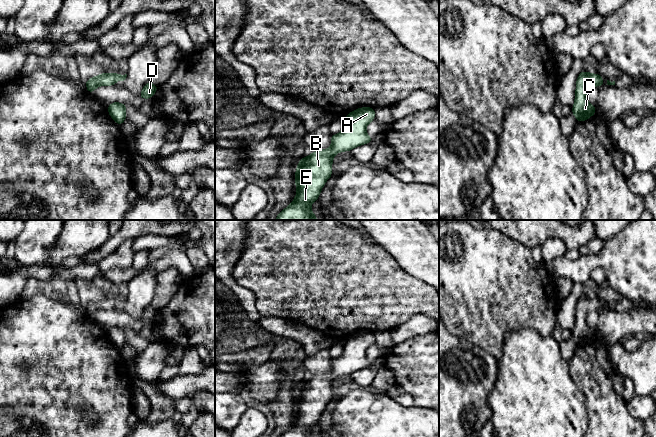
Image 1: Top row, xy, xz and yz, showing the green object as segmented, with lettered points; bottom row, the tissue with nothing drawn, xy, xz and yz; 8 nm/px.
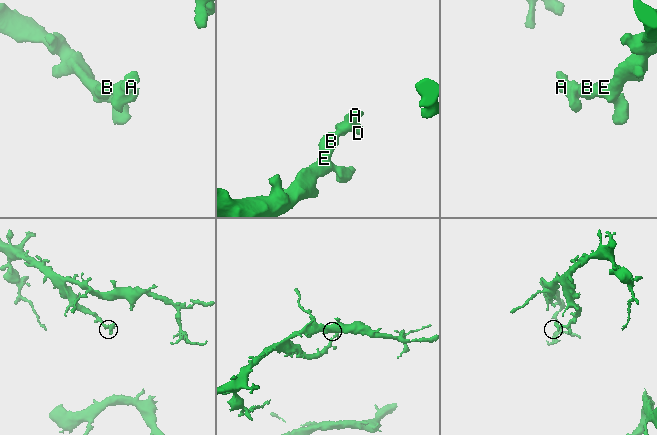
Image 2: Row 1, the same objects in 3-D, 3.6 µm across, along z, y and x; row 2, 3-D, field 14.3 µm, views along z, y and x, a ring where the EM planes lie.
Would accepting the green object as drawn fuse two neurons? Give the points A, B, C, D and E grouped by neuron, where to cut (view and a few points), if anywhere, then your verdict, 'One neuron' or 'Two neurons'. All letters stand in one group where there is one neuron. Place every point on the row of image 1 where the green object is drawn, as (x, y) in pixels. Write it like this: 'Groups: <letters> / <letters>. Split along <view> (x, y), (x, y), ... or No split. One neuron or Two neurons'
Groups: A B C D E. No split. One neuron

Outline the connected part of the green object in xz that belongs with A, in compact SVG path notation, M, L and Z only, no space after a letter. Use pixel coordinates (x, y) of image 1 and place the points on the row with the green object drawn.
M362 107L350 112L345 116L342 131L331 135L330 148L315 151L298 162L295 172L297 194L275 220L317 220L310 207L332 176L333 158L339 152L351 151L357 146L370 143L373 137L367 135L366 127L373 120L374 108Z

